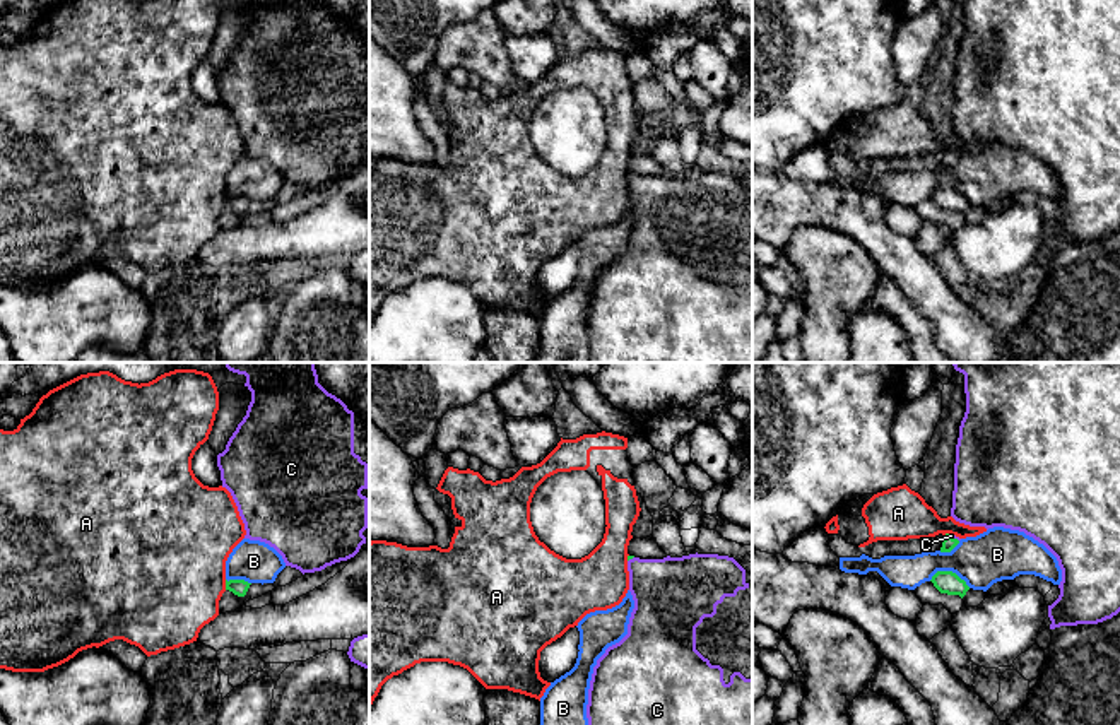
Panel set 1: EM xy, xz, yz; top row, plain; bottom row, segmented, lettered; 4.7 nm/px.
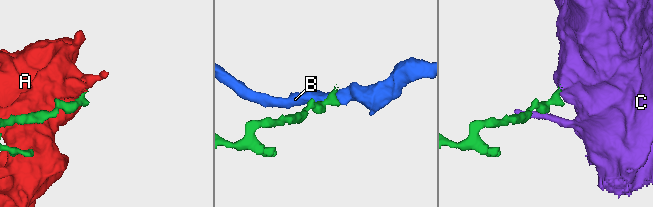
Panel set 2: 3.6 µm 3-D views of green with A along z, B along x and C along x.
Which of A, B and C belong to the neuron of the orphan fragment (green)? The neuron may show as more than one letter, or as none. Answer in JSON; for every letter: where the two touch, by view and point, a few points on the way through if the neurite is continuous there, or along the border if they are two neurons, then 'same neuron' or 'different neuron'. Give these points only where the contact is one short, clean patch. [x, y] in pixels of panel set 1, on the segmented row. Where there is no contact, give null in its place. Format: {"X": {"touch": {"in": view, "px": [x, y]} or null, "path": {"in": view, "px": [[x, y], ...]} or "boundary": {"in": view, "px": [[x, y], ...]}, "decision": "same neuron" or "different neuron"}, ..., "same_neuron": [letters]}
{"A": {"touch": {"in": "xy", "px": [226, 585]}, "decision": "different neuron"}, "B": {"touch": {"in": "yz", "px": [949, 571]}, "boundary": {"in": "yz", "px": [[929, 580], [937, 571], [954, 571], [970, 587]]}, "decision": "different neuron"}, "C": {"touch": {"in": "yz", "px": [954, 539]}, "path": {"in": "yz", "px": [[948, 544], [954, 539], [951, 536]]}, "decision": "same neuron"}, "same_neuron": ["C"]}

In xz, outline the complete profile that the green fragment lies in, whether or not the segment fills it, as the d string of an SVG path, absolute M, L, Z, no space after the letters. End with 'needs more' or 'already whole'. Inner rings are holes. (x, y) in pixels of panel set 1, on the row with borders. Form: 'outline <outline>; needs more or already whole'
outline M689 554L640 559L628 556L634 609L628 634L593 667L588 725L752 725L752 573L734 557Z; needs more

